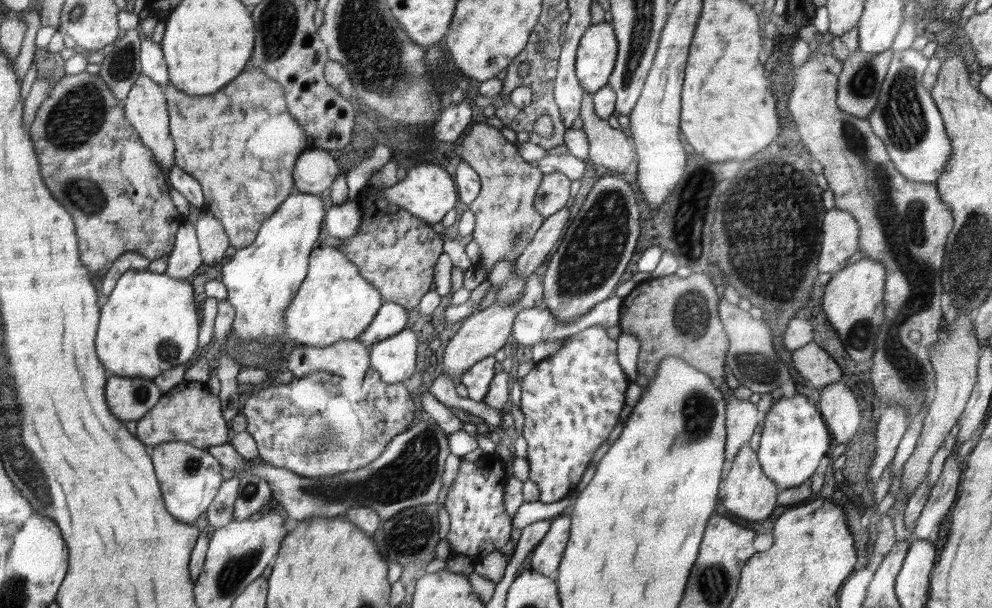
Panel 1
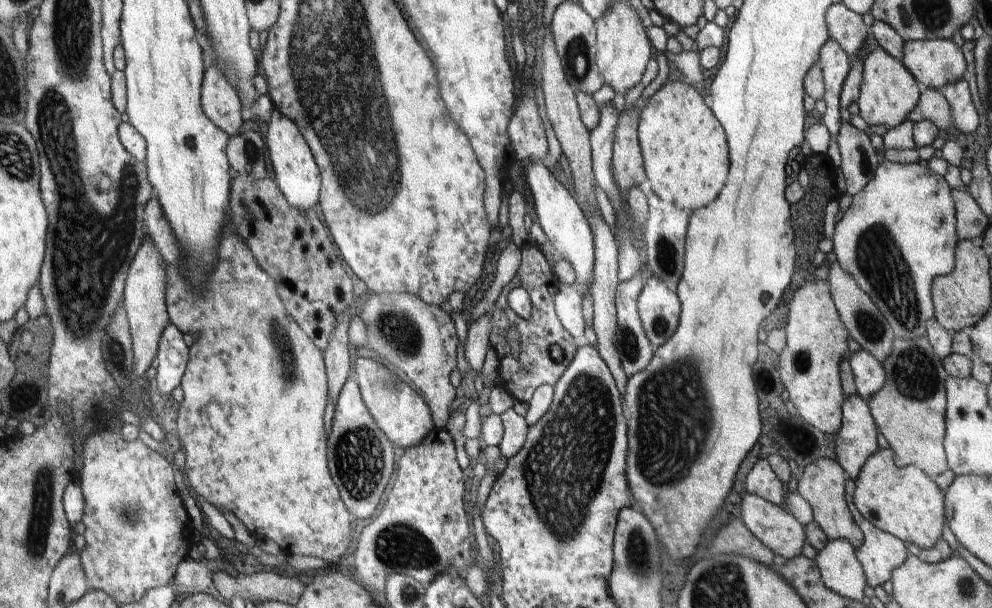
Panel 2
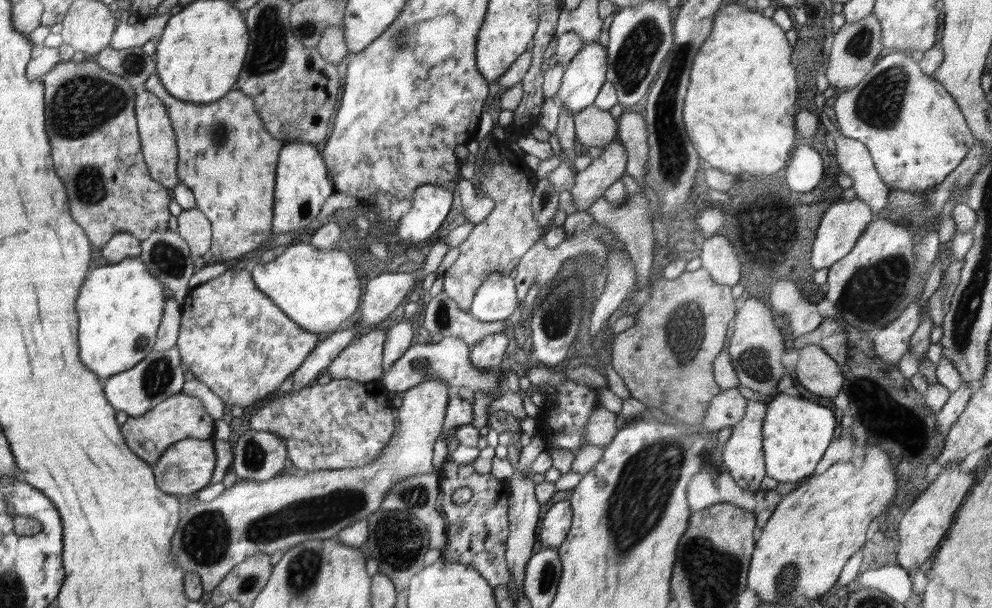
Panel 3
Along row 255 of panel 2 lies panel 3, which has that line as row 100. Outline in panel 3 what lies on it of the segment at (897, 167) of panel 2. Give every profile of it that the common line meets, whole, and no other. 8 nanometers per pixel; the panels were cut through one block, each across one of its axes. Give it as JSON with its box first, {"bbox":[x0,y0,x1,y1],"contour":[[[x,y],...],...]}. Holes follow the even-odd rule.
{"bbox":[831,52,975,192],"contour":[[[891,52],[879,58],[855,88],[843,90],[835,96],[835,100],[831,100],[831,108],[841,134],[855,138],[867,146],[875,170],[889,190],[925,192],[927,188],[941,184],[961,164],[961,160],[975,144],[975,136],[969,130],[965,116],[949,92],[943,88],[943,84],[933,76],[923,74],[919,64],[915,64],[911,56],[905,56],[903,52]]]}

